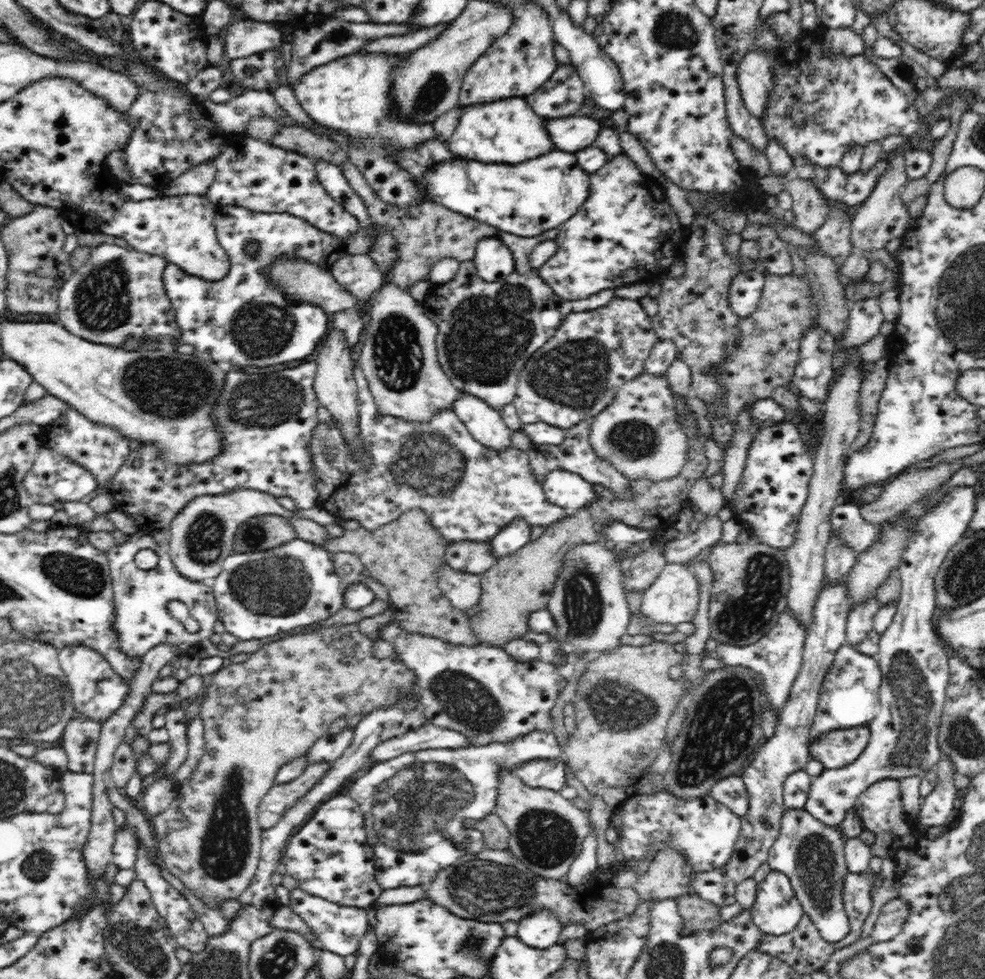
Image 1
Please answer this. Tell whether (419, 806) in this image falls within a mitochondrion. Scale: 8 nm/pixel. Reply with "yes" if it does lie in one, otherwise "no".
yes

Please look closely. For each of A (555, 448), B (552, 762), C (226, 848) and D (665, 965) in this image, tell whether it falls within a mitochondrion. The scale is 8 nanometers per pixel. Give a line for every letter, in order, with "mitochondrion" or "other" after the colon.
A: other
B: other
C: mitochondrion
D: mitochondrion

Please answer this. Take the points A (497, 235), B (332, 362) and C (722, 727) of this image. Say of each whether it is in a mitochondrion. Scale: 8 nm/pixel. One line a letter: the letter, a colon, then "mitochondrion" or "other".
A: other
B: other
C: mitochondrion

